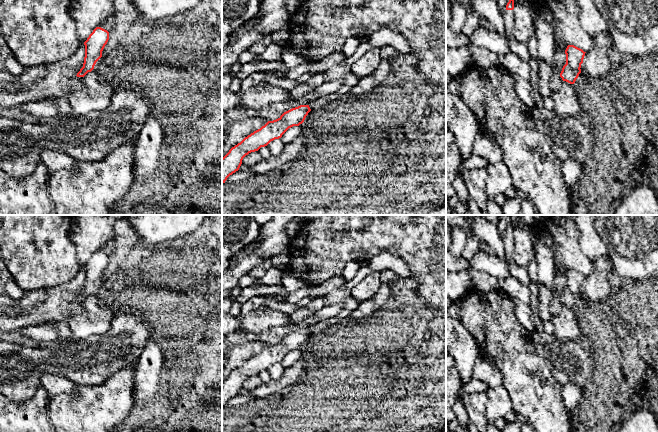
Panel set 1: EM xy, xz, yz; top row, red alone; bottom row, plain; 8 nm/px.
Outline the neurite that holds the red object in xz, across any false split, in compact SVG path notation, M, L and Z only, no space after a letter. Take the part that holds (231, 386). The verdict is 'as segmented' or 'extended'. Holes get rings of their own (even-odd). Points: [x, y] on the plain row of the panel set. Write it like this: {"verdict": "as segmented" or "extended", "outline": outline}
{"verdict": "as segmented", "outline": "M300 329L284 336L278 343L268 345L260 353L245 361L222 382L222 408L239 394L243 382L258 375L271 365L279 363L291 351L302 348L311 335L309 329Z"}

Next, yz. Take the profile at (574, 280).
{"verdict": "as segmented", "outline": "M568 269L565 278L566 278L566 288L563 290L560 297L560 301L563 305L566 305L570 308L574 308L579 298L581 297L581 288L585 277L582 273L574 270Z"}

